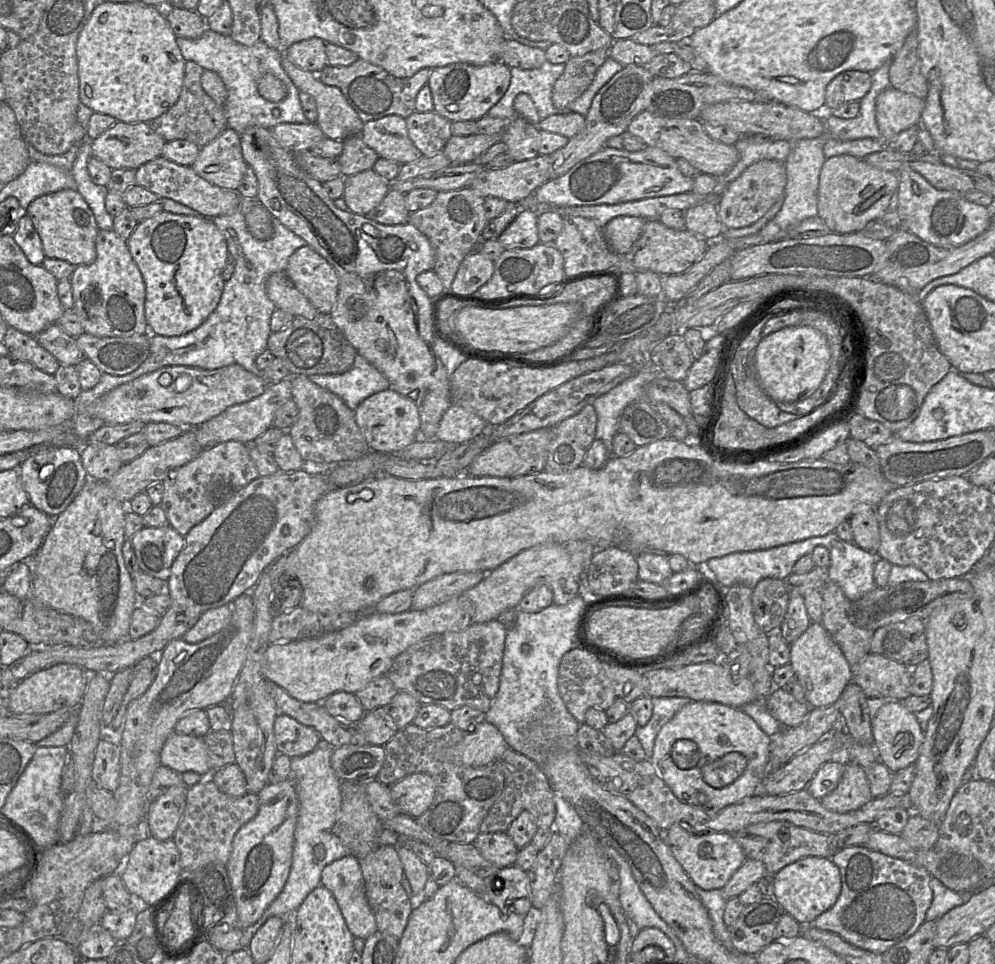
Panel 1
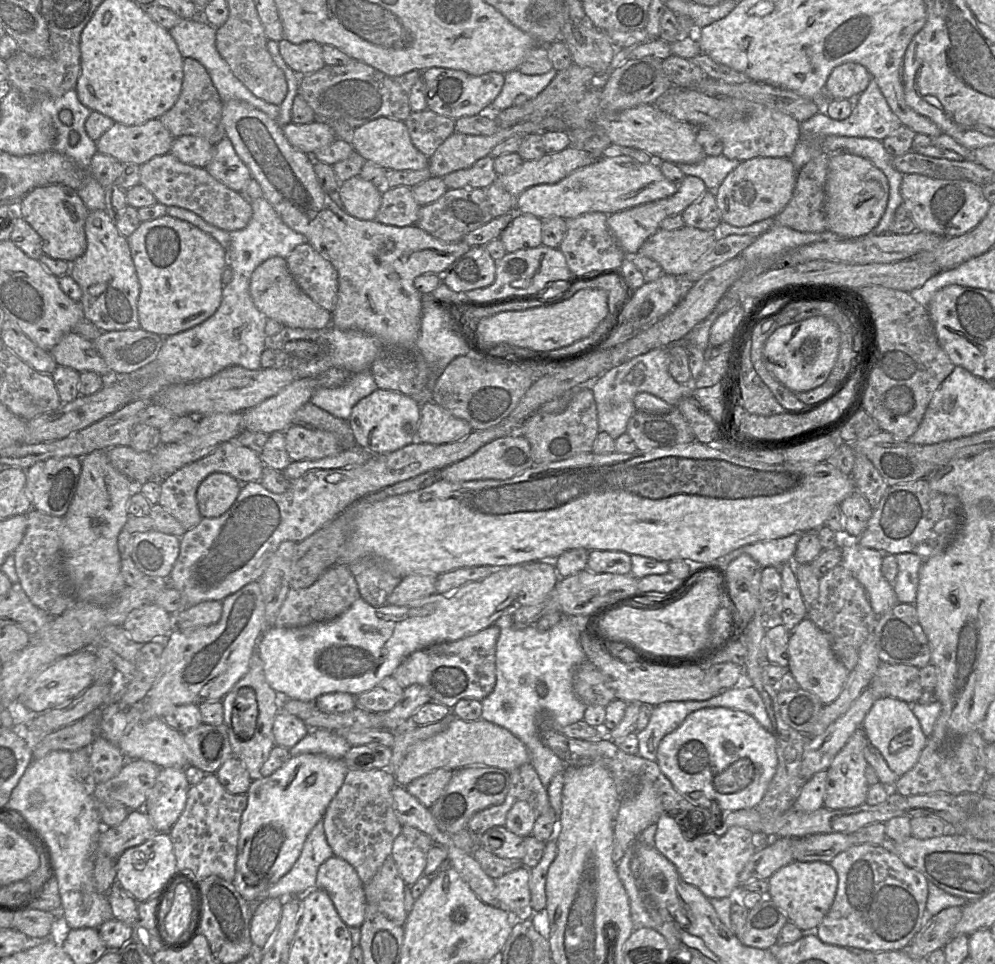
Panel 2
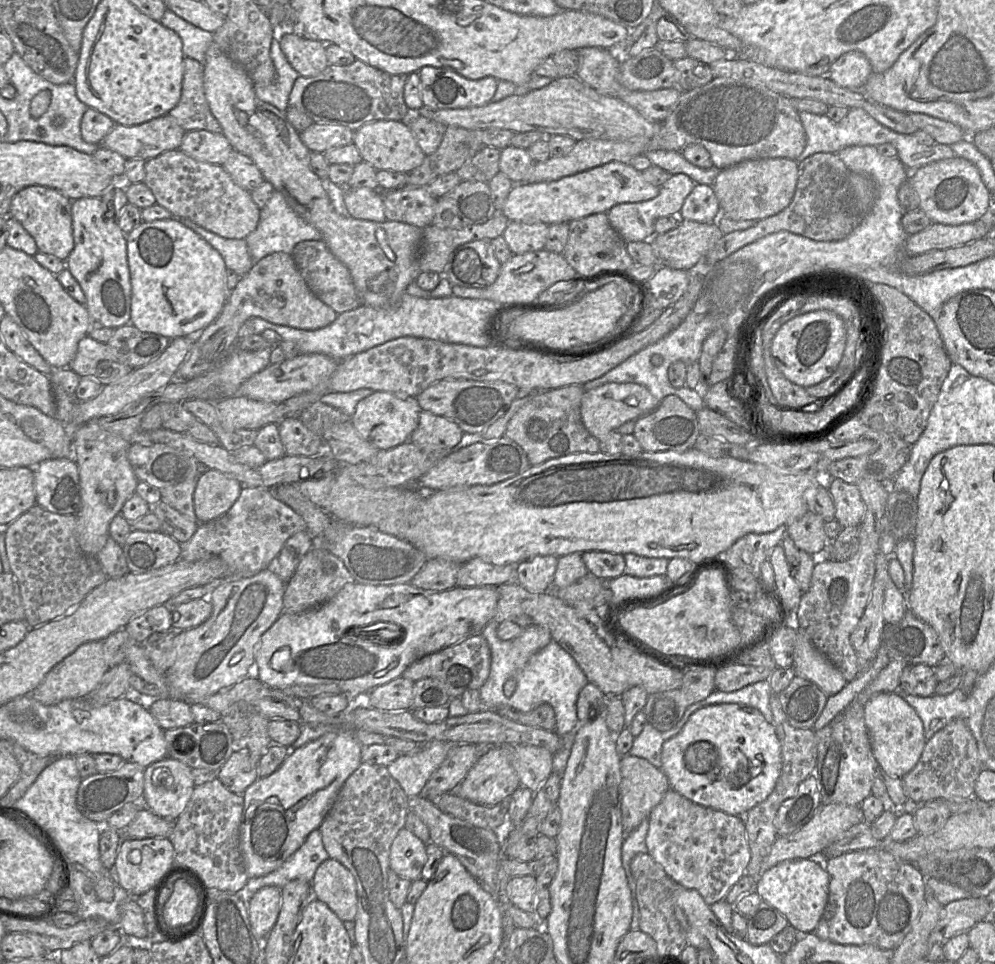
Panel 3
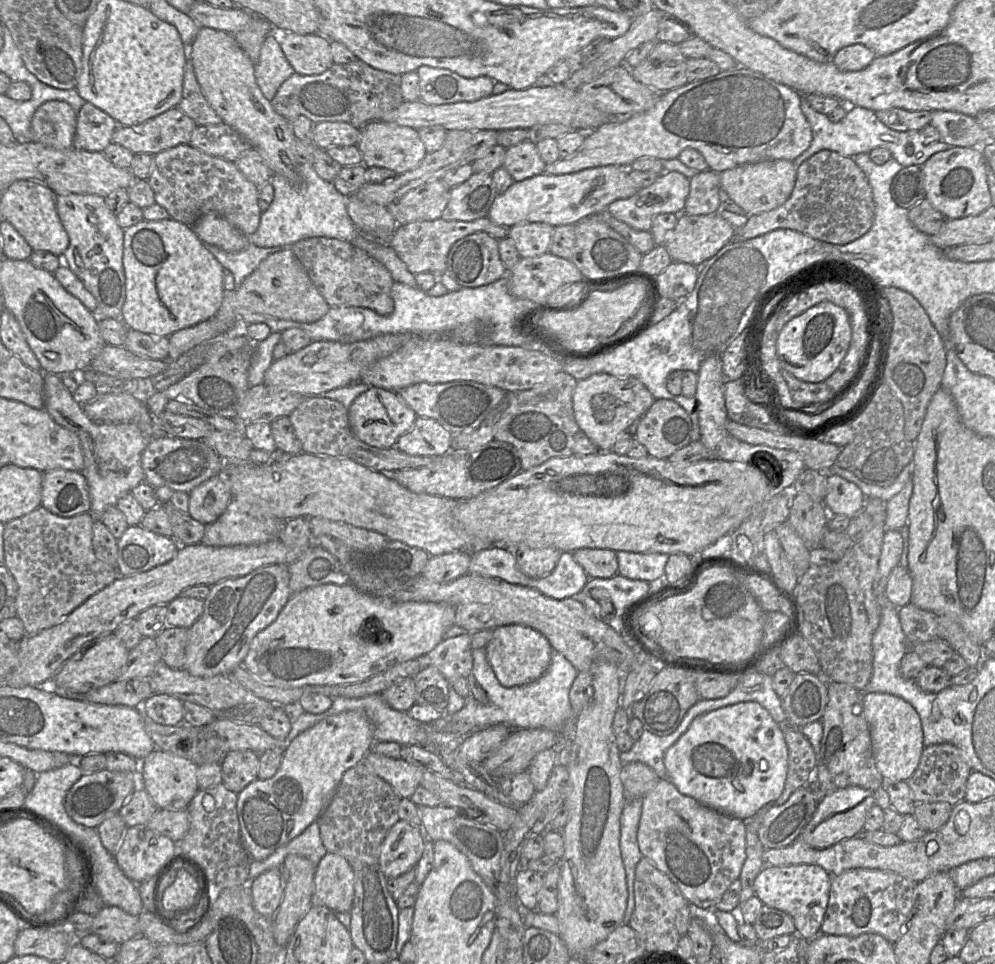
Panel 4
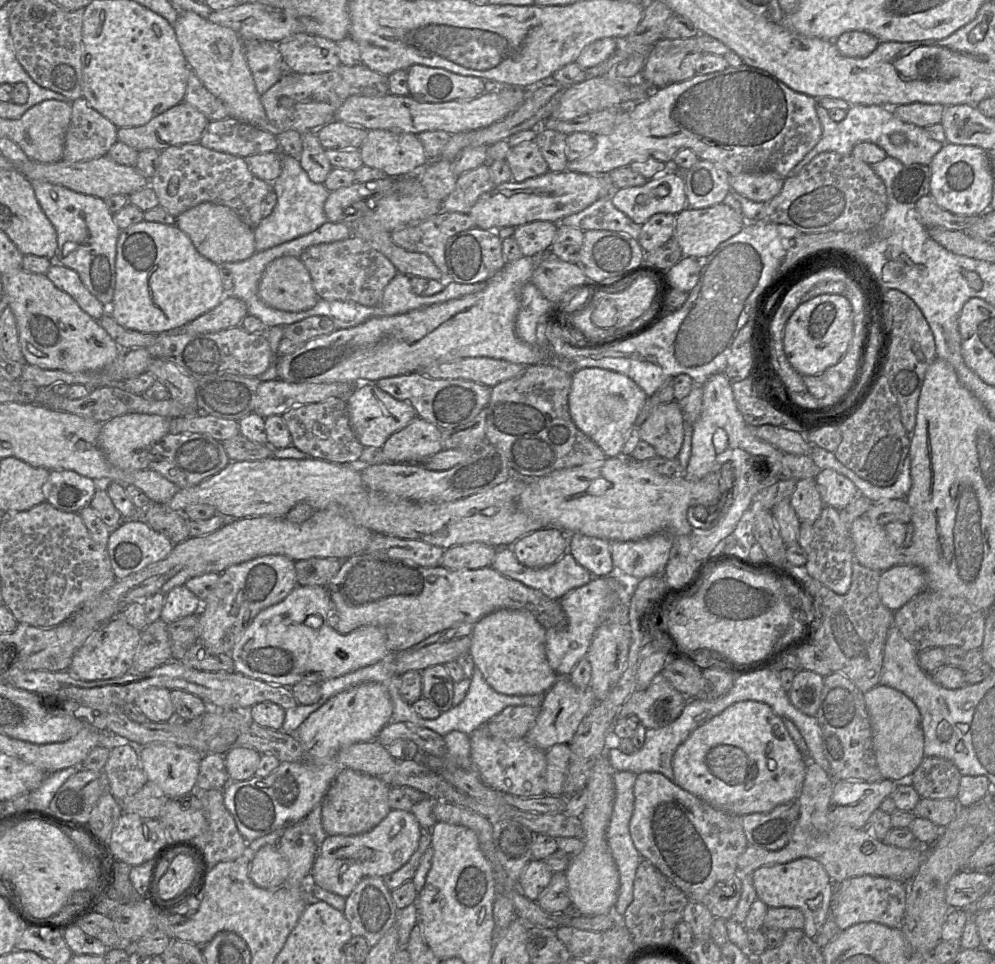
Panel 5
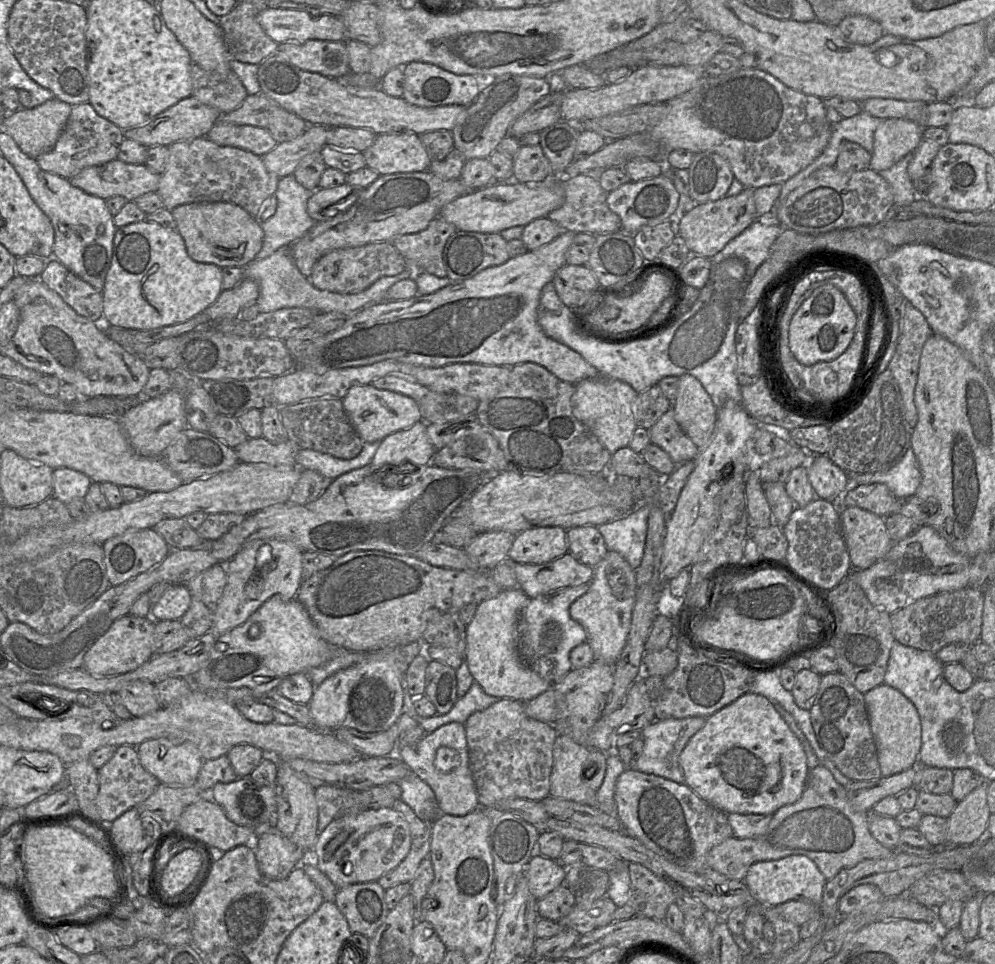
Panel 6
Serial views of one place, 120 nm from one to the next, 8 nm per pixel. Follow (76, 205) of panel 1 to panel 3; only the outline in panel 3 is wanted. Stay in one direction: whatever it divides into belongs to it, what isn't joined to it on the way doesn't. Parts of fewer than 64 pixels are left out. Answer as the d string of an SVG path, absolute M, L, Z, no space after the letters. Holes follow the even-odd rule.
M33 185L15 194L10 204L9 215L34 238L38 252L66 261L74 248L71 207L72 200L57 190Z

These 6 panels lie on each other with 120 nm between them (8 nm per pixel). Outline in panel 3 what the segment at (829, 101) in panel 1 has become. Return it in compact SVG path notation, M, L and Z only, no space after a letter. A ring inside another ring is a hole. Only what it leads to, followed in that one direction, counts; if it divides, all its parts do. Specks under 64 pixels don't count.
M853 50L834 61L827 76L841 87L861 90L872 73L868 58L862 52Z

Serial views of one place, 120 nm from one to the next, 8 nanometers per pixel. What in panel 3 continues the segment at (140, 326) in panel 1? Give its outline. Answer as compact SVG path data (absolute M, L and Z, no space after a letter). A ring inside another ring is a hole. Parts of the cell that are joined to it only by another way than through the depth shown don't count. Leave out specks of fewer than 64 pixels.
M84 197L72 201L72 228L74 248L66 260L66 268L77 280L86 297L85 307L94 323L105 327L119 328L130 324L131 319L131 280L127 258L127 234L118 226L116 219L109 219L104 213L100 198Z

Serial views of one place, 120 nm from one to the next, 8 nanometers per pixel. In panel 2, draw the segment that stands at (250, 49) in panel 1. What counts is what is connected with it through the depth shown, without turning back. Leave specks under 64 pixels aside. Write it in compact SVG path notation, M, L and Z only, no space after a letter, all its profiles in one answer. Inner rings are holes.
M202 17L195 19L182 19L176 26L168 30L177 43L180 54L183 58L194 58L199 61L207 70L218 94L223 103L230 100L244 101L261 110L281 127L291 123L291 110L295 97L298 95L300 76L292 70L280 54L279 42L268 40L267 48L276 65L281 68L286 76L288 91L281 104L270 104L256 97L232 72L229 64L220 55L216 47L216 28L205 21Z

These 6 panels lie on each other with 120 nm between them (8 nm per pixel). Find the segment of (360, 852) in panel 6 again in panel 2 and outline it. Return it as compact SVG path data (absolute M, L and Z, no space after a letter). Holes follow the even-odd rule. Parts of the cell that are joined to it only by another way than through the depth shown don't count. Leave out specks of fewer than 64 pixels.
M400 834L395 838L391 857L407 886L411 887L423 875L426 866L426 853L404 835ZM332 856L317 871L316 888L324 890L347 927L359 928L365 916L366 899L356 870L347 861Z

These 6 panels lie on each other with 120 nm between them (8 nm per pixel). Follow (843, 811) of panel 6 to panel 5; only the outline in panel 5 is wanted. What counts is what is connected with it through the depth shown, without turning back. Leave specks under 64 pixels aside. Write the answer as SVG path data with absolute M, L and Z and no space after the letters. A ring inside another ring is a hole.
M809 761L803 786L796 798L800 806L800 815L788 844L780 850L769 851L756 846L748 845L745 851L738 857L737 874L751 876L752 873L765 865L776 865L791 862L793 860L809 857L817 860L825 869L834 884L863 875L888 877L903 882L909 882L918 872L920 866L927 860L931 846L923 846L916 849L901 849L887 845L877 840L864 828L853 828L845 824L837 824L829 818L829 804L833 792L835 780L824 771L817 763Z

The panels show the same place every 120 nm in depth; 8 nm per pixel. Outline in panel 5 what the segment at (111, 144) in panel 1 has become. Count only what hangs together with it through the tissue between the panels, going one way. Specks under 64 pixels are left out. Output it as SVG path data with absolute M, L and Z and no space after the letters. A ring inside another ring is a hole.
M183 101L145 125L118 128L118 140L138 151L155 149L161 152L170 146L199 142L208 123L208 118L202 112Z

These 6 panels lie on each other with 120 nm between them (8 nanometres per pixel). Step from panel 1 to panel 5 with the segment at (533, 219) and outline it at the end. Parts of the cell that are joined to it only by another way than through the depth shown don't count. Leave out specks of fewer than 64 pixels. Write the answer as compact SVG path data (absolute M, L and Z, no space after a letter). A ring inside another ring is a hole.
M537 220L517 226L512 237L523 256L534 256L549 253L556 233L557 223Z

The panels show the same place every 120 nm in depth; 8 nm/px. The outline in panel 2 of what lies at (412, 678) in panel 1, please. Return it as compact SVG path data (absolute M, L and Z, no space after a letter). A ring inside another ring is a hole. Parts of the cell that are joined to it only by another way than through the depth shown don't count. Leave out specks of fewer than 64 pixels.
M497 625L462 639L438 643L409 655L391 675L404 689L413 684L427 688L431 701L452 709L461 699L482 701L496 683L495 651L500 634Z

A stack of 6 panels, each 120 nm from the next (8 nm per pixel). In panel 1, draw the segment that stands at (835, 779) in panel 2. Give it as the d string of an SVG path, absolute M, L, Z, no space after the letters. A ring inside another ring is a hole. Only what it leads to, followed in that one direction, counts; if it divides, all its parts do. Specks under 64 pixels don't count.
M847 762L837 787L820 802L828 810L847 813L861 808L872 799L866 770L858 764Z

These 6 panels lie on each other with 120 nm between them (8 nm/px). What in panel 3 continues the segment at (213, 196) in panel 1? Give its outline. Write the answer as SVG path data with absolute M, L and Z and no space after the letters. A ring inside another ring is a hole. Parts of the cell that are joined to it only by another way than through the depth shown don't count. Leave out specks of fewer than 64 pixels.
M172 150L145 162L144 183L156 198L156 204L167 209L176 219L188 219L200 227L226 239L245 239L257 227L260 210L251 192L239 187L220 165L198 162L181 150Z

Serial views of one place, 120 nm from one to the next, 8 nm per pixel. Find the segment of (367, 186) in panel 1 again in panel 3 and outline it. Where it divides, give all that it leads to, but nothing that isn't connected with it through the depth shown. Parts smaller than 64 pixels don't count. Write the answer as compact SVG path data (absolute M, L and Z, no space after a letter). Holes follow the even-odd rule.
M344 188L344 203L348 215L355 219L386 221L382 192L370 188Z

